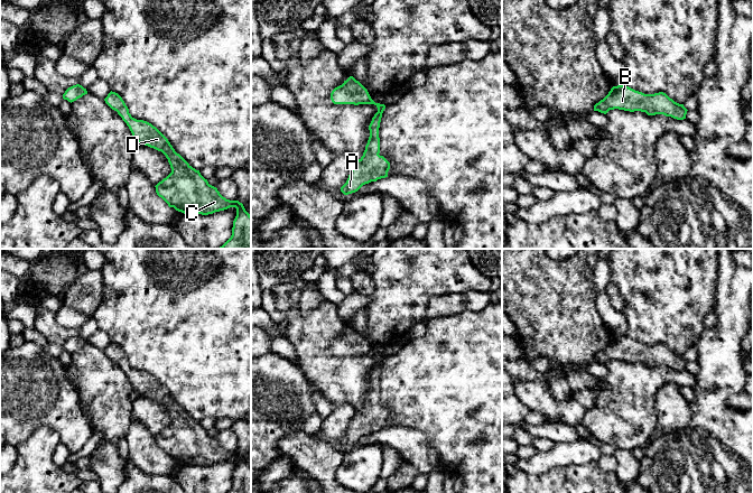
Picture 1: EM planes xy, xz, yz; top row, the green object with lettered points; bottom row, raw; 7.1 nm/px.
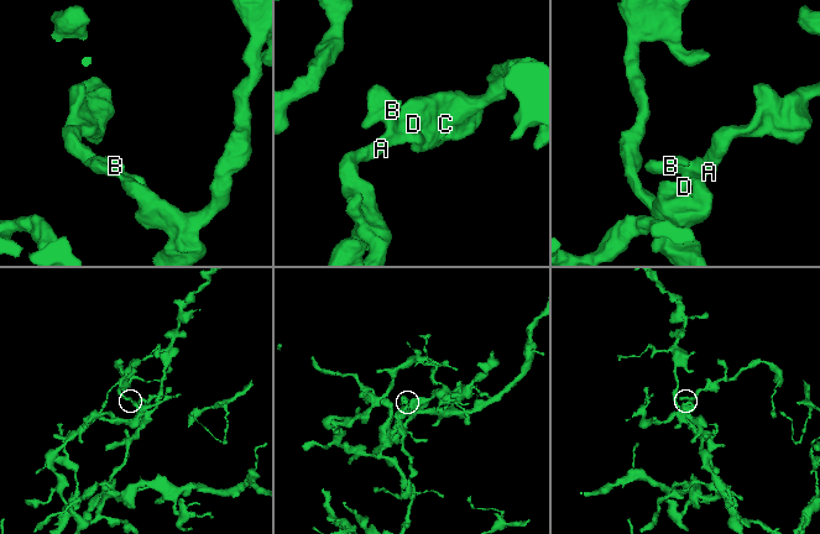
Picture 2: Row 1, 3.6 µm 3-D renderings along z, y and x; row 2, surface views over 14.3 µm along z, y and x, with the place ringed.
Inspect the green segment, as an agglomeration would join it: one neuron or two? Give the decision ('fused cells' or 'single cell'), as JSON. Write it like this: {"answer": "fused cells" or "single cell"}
{"answer": "single cell"}

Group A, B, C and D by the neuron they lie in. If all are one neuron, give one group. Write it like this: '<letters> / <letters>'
A B C D

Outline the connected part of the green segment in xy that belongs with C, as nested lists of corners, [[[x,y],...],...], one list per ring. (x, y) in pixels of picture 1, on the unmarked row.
[[[111,342],[104,352],[127,374],[132,389],[139,396],[161,402],[168,410],[171,424],[155,438],[157,446],[169,458],[184,465],[202,466],[235,458],[236,467],[233,472],[232,486],[226,493],[251,493],[251,466],[242,454],[223,448],[216,438],[208,435],[199,421],[193,419],[175,402],[168,390],[156,378],[132,369],[118,344]]]

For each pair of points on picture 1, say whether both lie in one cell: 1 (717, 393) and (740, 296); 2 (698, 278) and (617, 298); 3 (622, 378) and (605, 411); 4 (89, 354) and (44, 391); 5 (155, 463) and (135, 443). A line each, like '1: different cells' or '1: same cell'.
1: same cell
2: different cells
3: same cell
4: different cells
5: same cell

